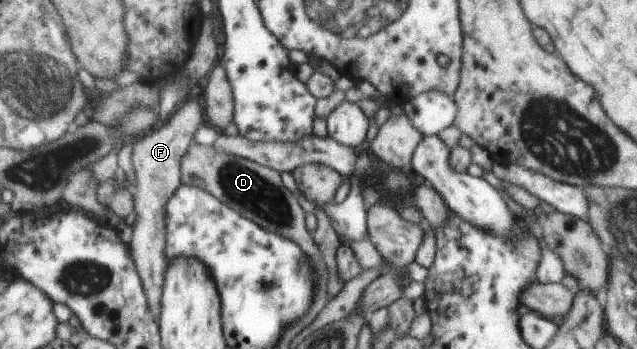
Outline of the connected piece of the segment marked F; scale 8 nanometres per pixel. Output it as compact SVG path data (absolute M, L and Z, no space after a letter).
M185 101L179 109L174 113L167 123L161 123L151 132L137 138L133 142L132 166L136 176L136 186L133 189L136 222L134 227L134 235L130 242L132 256L136 262L138 273L141 275L144 289L150 305L151 312L156 316L157 321L162 316L162 296L165 282L165 275L168 269L169 258L166 254L168 246L168 208L167 205L179 187L183 185L182 179L182 158L185 153L193 145L193 136L203 124L207 124L205 116L205 106L201 108L199 102Z

